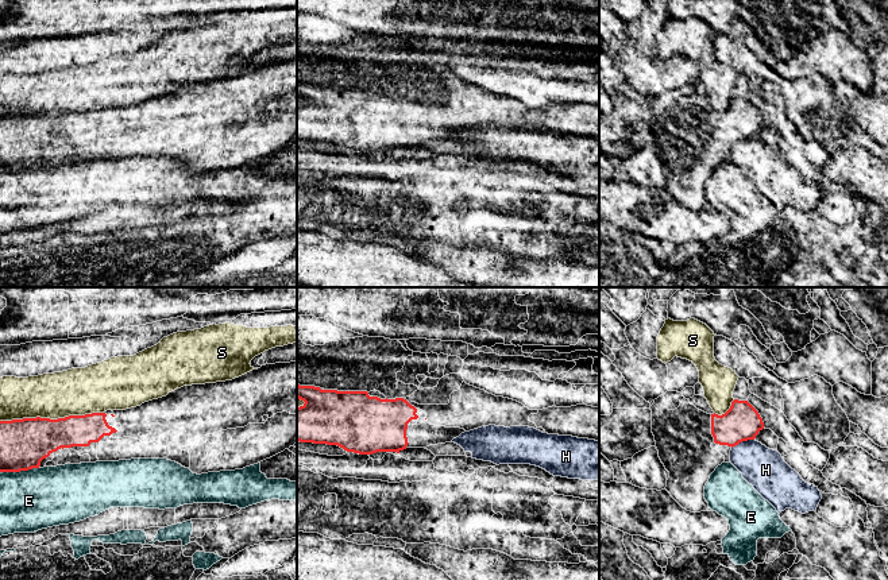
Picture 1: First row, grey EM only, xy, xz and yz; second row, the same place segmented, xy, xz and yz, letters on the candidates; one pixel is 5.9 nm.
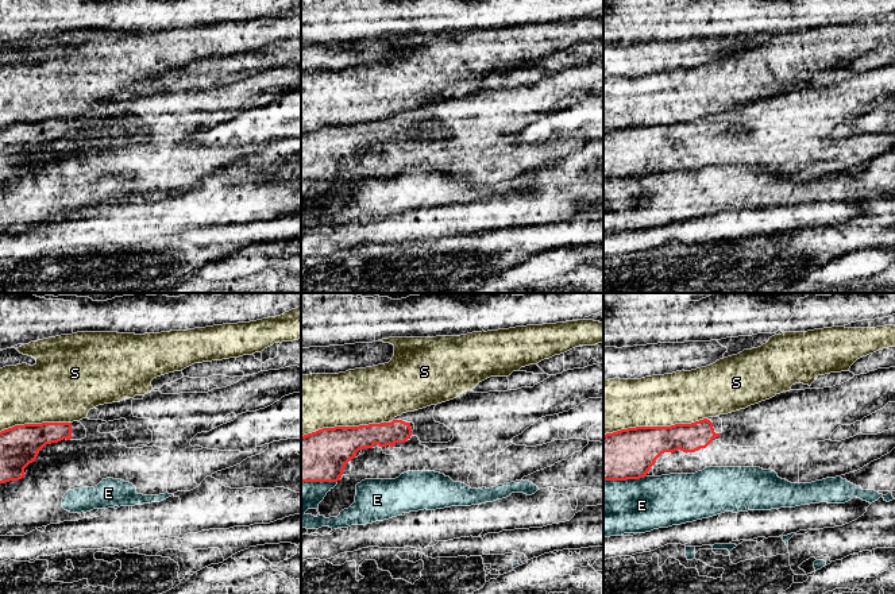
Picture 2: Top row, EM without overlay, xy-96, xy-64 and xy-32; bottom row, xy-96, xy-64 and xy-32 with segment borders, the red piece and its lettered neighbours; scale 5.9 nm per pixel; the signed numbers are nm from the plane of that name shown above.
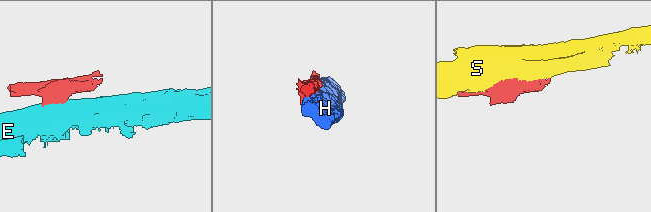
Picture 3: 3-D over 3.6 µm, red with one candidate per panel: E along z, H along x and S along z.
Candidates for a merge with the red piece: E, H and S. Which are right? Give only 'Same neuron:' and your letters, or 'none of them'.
Same neuron: none of them

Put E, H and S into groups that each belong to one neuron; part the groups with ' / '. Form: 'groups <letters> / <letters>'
groups E / H / S

